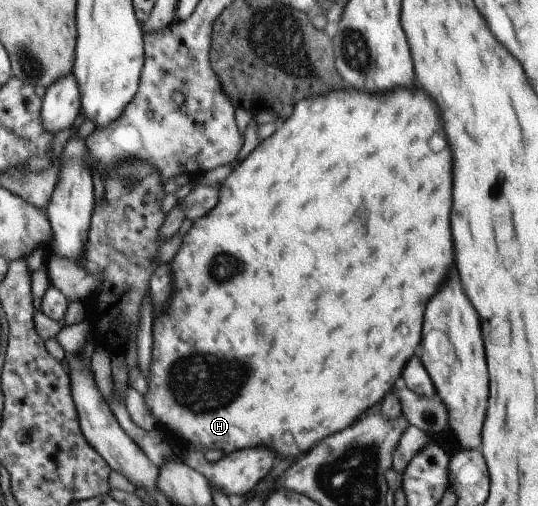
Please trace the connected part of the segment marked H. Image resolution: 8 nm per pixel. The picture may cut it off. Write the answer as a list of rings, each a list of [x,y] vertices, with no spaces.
[[[401,87],[401,89],[393,89],[393,91],[385,91],[385,93],[365,93],[365,91],[353,91],[353,89],[351,89],[351,91],[349,91],[349,89],[347,89],[347,88],[339,88],[339,89],[336,89],[336,90],[329,90],[329,91],[328,91],[328,92],[325,92],[325,93],[324,93],[324,94],[317,94],[317,95],[316,95],[316,96],[313,96],[313,97],[308,97],[308,98],[305,98],[305,99],[302,99],[302,100],[299,100],[299,101],[298,101],[298,102],[297,102],[297,103],[296,103],[296,104],[295,104],[295,105],[294,105],[294,107],[293,107],[293,109],[292,109],[292,110],[291,110],[291,113],[290,113],[290,116],[289,116],[289,117],[286,117],[286,118],[285,118],[285,121],[282,121],[282,122],[280,122],[280,123],[278,123],[278,124],[277,124],[277,128],[276,128],[276,130],[275,130],[275,131],[274,131],[274,132],[273,132],[273,134],[272,134],[272,135],[270,135],[270,136],[269,136],[269,137],[268,137],[268,138],[266,138],[266,139],[264,139],[264,140],[261,140],[261,141],[260,141],[260,142],[259,142],[259,143],[258,143],[258,145],[257,145],[257,146],[256,146],[256,147],[255,147],[255,148],[254,148],[254,149],[253,149],[253,150],[252,150],[252,151],[251,151],[251,152],[250,152],[250,153],[249,153],[249,154],[248,154],[248,155],[247,155],[247,156],[246,156],[246,157],[245,157],[245,159],[244,159],[244,160],[243,160],[243,161],[241,161],[241,163],[239,163],[239,166],[237,166],[237,167],[235,167],[235,169],[233,169],[233,171],[231,171],[231,173],[230,173],[230,175],[229,175],[229,176],[227,176],[227,177],[226,177],[226,178],[225,178],[225,179],[224,179],[224,181],[223,181],[223,182],[222,182],[222,183],[220,183],[220,184],[219,184],[219,185],[218,185],[218,200],[217,200],[217,203],[216,203],[216,206],[215,206],[215,207],[213,207],[213,209],[212,209],[212,210],[211,210],[211,211],[210,211],[210,212],[209,212],[209,213],[208,213],[208,214],[205,214],[205,215],[204,215],[204,216],[201,216],[201,217],[200,217],[200,218],[195,218],[195,219],[194,219],[194,220],[193,220],[193,221],[192,221],[192,223],[193,223],[193,225],[192,225],[192,226],[191,226],[191,227],[190,227],[190,228],[189,228],[189,229],[188,229],[188,231],[186,231],[186,232],[185,232],[185,233],[184,233],[184,236],[183,236],[183,237],[182,237],[182,242],[181,242],[181,245],[180,245],[180,248],[179,248],[179,250],[178,250],[178,251],[177,251],[177,252],[176,252],[176,254],[175,254],[175,255],[174,255],[174,257],[173,257],[173,259],[172,259],[172,260],[171,260],[171,261],[170,261],[170,262],[169,262],[169,265],[170,265],[170,272],[171,272],[171,273],[172,273],[172,288],[173,288],[173,289],[174,289],[174,290],[173,290],[173,291],[172,291],[172,296],[171,296],[171,297],[170,297],[170,301],[169,301],[169,302],[168,302],[168,305],[167,305],[167,306],[166,306],[166,309],[165,309],[165,310],[164,310],[164,311],[163,311],[163,312],[161,312],[161,313],[160,313],[160,314],[158,314],[158,315],[157,315],[157,316],[155,316],[155,317],[153,317],[153,323],[152,323],[152,348],[151,348],[151,353],[150,353],[150,354],[151,354],[151,357],[150,357],[150,364],[149,364],[149,367],[148,367],[148,368],[149,368],[149,371],[150,371],[150,378],[149,378],[149,379],[148,379],[148,380],[146,380],[146,382],[147,382],[147,385],[148,385],[148,386],[147,386],[147,387],[148,387],[148,393],[147,393],[147,396],[146,396],[146,397],[144,397],[144,402],[145,402],[145,403],[146,403],[146,406],[147,406],[147,407],[148,407],[148,408],[149,408],[149,411],[150,411],[150,412],[151,412],[151,413],[152,413],[152,414],[153,414],[153,415],[154,415],[154,416],[155,416],[155,417],[156,417],[156,419],[157,419],[157,424],[158,424],[158,428],[160,428],[160,430],[163,430],[163,431],[164,431],[164,432],[170,432],[170,433],[171,433],[171,434],[172,434],[172,433],[173,433],[173,434],[175,434],[175,435],[176,435],[176,436],[179,436],[179,437],[183,437],[183,438],[179,438],[179,439],[180,439],[180,441],[179,441],[179,442],[182,442],[182,441],[181,441],[181,439],[187,439],[187,441],[189,441],[189,443],[193,443],[193,445],[200,445],[200,446],[201,446],[201,447],[204,447],[204,449],[206,449],[206,450],[208,450],[208,449],[211,449],[211,448],[215,448],[215,449],[216,449],[216,450],[217,450],[217,449],[219,449],[219,450],[220,450],[220,451],[223,451],[223,453],[225,453],[225,454],[227,454],[227,453],[229,453],[229,451],[235,451],[235,449],[247,449],[247,447],[259,447],[259,445],[265,445],[265,447],[271,447],[271,449],[273,449],[273,451],[275,451],[275,453],[277,453],[277,455],[285,455],[285,457],[297,457],[297,455],[301,455],[301,453],[305,453],[305,451],[307,451],[307,449],[311,449],[311,447],[313,447],[313,445],[315,445],[315,443],[317,443],[317,441],[319,441],[319,439],[323,439],[323,437],[327,437],[327,435],[331,435],[331,433],[335,433],[335,431],[339,431],[339,429],[343,429],[343,427],[347,427],[347,425],[351,425],[351,423],[353,423],[353,421],[355,421],[355,419],[357,419],[357,417],[359,417],[359,415],[361,415],[361,413],[363,413],[363,411],[365,411],[365,409],[369,409],[369,407],[371,407],[371,405],[375,405],[375,403],[377,403],[377,401],[381,401],[381,397],[383,397],[383,395],[385,395],[385,393],[389,393],[389,391],[391,391],[391,385],[393,385],[393,383],[395,383],[395,379],[397,379],[397,377],[399,377],[399,375],[401,375],[401,369],[403,369],[403,365],[405,365],[405,363],[407,363],[407,359],[409,359],[409,357],[411,357],[411,355],[413,355],[413,353],[415,353],[415,347],[417,347],[417,345],[419,345],[419,337],[421,337],[421,335],[419,335],[419,331],[421,331],[421,313],[423,313],[423,309],[425,309],[425,303],[427,303],[427,301],[429,301],[429,299],[431,299],[431,297],[433,297],[433,293],[437,293],[437,289],[439,289],[439,287],[441,287],[441,283],[443,283],[443,279],[445,279],[445,277],[447,277],[447,273],[449,273],[449,269],[451,269],[451,265],[453,265],[453,245],[451,245],[451,235],[449,235],[449,205],[451,205],[451,153],[449,153],[449,147],[447,147],[447,141],[445,141],[445,131],[443,131],[443,125],[441,125],[441,117],[439,117],[439,111],[437,111],[437,105],[435,105],[435,107],[433,107],[433,101],[431,101],[431,99],[429,99],[429,97],[427,97],[427,95],[425,95],[425,93],[423,93],[423,91],[421,91],[421,89],[415,89],[415,87],[411,87],[411,89],[409,89],[409,87]]]

